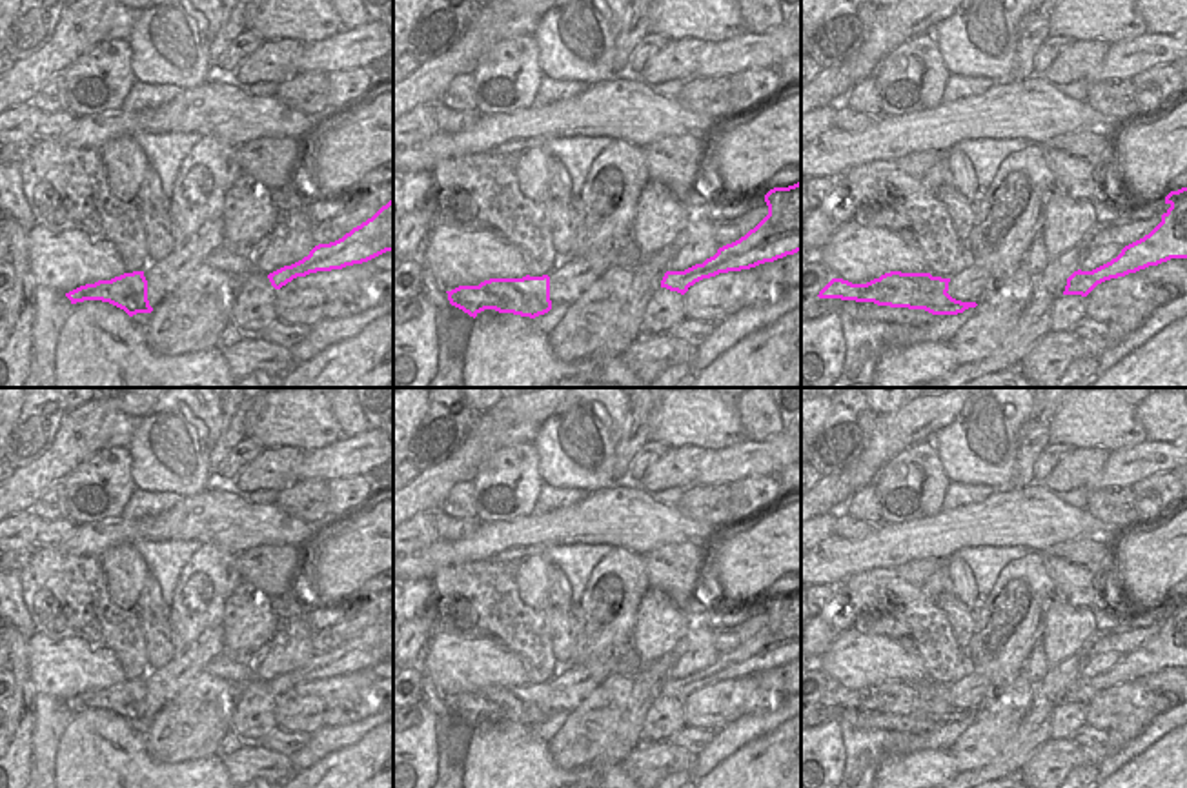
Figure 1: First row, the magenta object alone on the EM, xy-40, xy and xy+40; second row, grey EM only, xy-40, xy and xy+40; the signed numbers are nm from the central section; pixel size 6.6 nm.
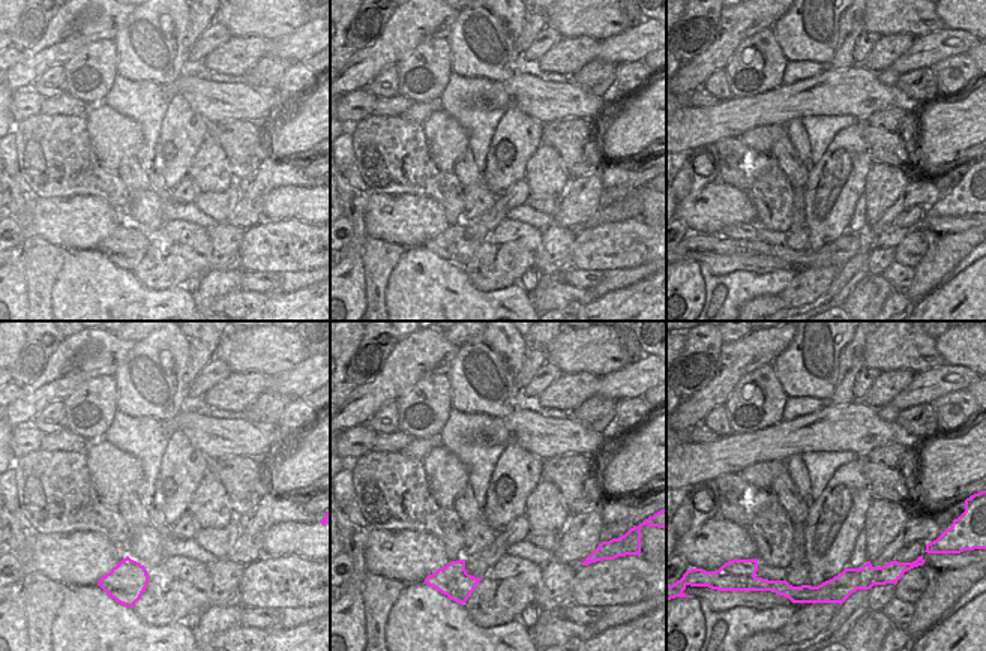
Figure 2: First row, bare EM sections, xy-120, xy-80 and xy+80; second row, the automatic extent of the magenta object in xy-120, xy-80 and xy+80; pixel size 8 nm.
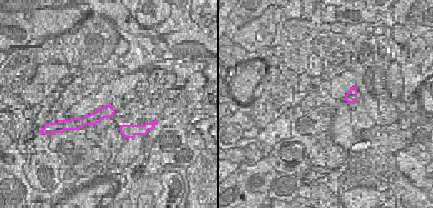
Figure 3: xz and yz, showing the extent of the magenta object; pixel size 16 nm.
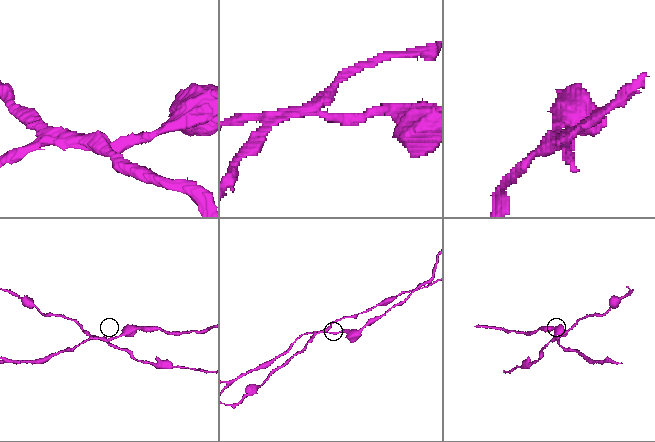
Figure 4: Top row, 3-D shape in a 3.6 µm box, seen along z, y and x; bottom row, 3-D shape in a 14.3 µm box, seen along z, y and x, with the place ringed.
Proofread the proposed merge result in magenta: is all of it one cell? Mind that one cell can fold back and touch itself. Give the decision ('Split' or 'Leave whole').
Split.

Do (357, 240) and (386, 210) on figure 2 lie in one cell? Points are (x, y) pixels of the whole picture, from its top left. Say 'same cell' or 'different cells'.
different cells

